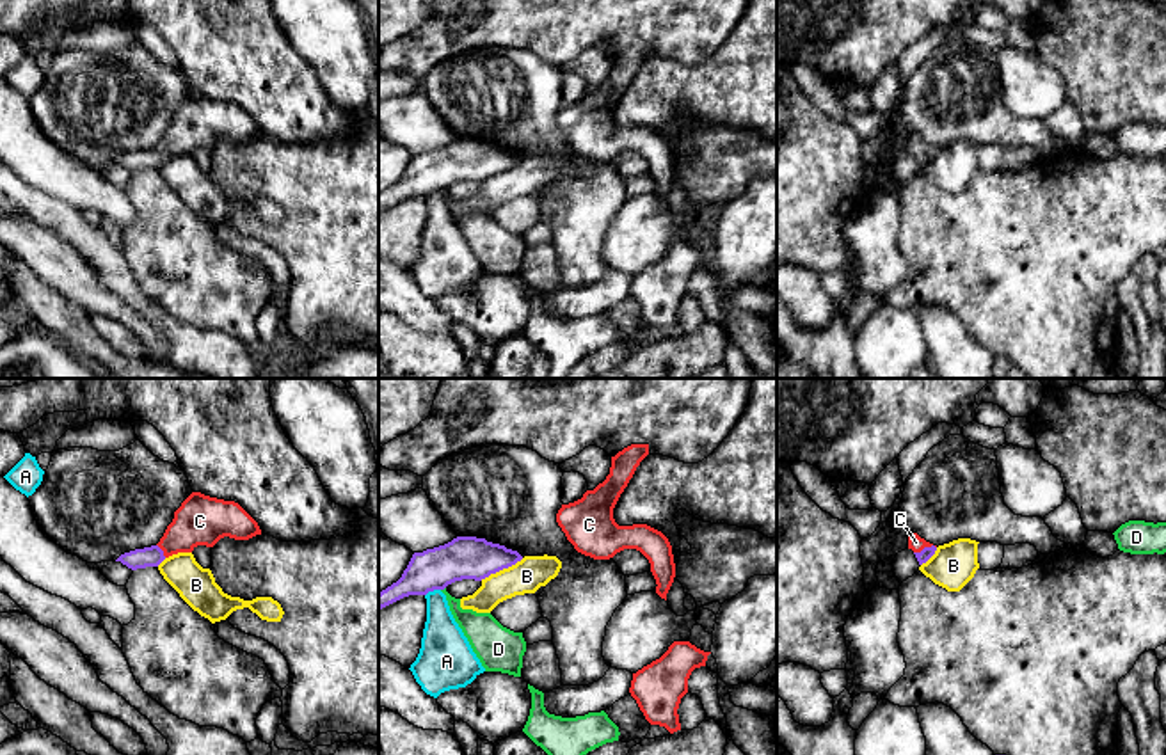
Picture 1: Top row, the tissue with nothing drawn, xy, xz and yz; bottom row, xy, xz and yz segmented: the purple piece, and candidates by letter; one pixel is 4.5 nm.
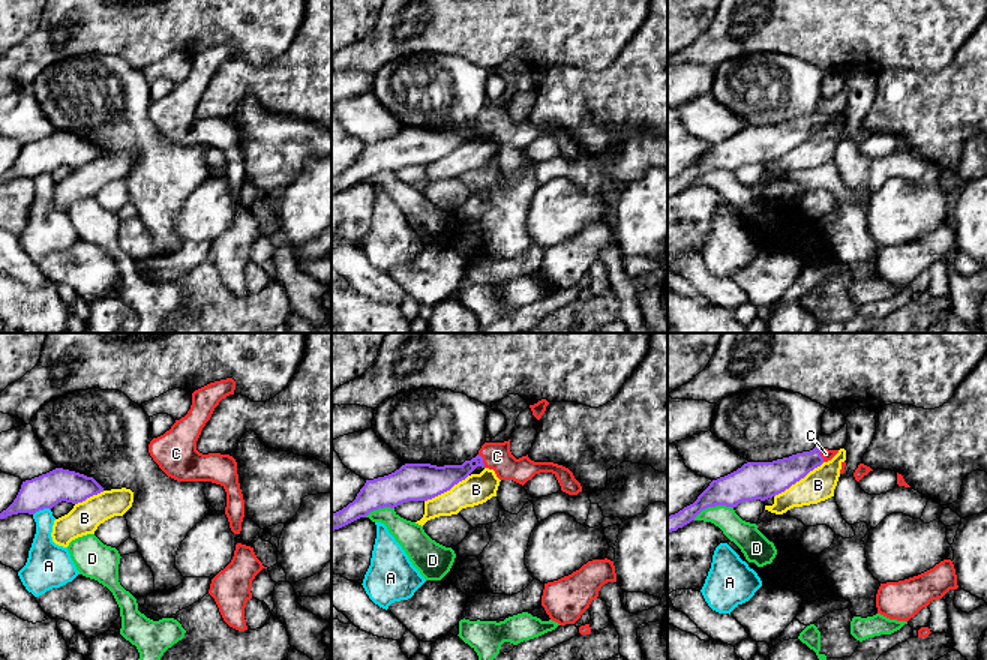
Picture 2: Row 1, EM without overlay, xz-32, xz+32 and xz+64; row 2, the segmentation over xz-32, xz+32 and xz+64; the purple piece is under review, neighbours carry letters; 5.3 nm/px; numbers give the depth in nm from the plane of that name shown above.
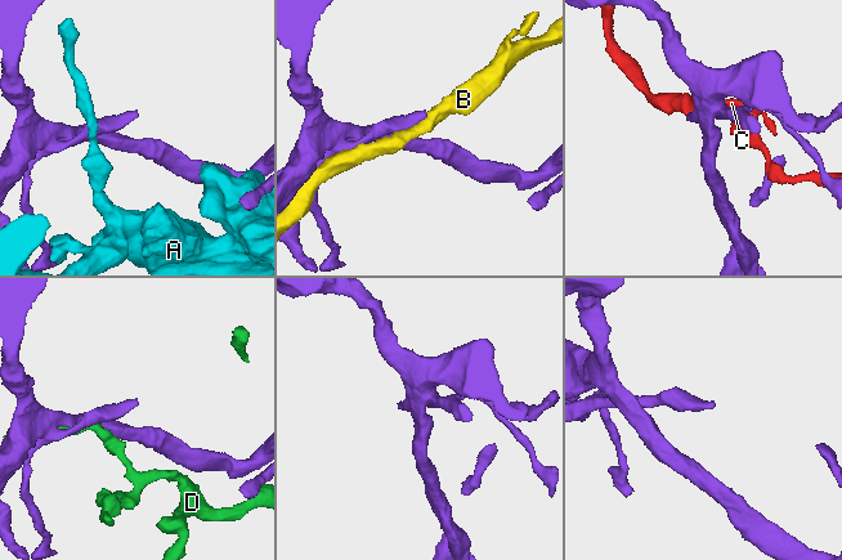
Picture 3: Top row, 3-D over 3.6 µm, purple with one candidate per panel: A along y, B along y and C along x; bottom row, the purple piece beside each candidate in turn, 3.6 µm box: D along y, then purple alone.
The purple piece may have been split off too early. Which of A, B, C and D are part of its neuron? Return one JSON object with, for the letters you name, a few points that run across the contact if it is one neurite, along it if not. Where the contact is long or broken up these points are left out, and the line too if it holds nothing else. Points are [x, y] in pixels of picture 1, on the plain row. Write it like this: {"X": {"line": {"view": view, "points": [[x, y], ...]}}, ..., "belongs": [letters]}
{"C": {"line": {"view": "yz", "points": [[926, 155], [925, 150], [916, 144]]}}, "belongs": ["C"]}

